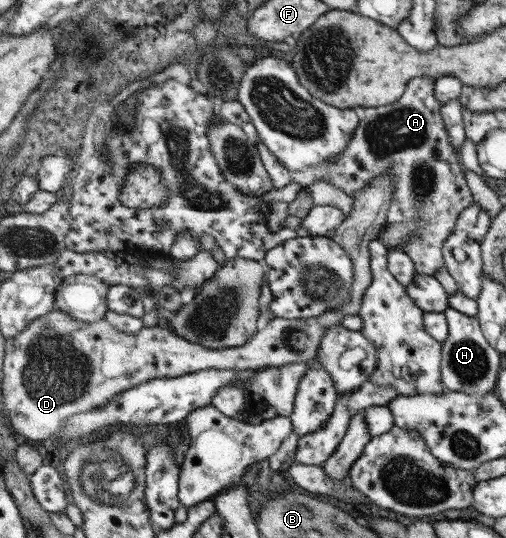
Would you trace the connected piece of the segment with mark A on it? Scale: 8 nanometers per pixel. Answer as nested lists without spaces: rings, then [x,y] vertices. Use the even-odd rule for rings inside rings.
[[[415,77],[409,80],[403,96],[394,103],[366,109],[365,119],[355,129],[346,151],[338,159],[316,167],[289,170],[262,138],[258,140],[258,150],[275,188],[285,188],[293,182],[305,188],[317,180],[327,180],[355,199],[376,176],[388,174],[392,180],[392,196],[385,224],[418,218],[420,223],[414,235],[407,237],[406,243],[402,244],[402,251],[412,261],[415,273],[427,276],[433,276],[437,268],[444,267],[441,245],[453,230],[457,215],[473,203],[464,181],[463,167],[449,144],[440,115],[441,104],[434,97],[433,83],[433,78]]]

